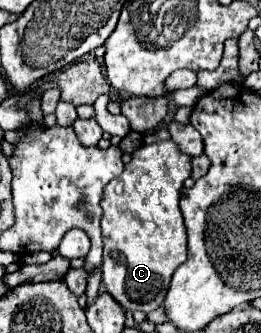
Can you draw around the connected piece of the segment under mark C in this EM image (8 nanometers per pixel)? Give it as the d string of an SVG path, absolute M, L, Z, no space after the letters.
M173 140L155 142L143 146L133 152L131 162L125 164L121 176L111 180L105 186L101 208L103 208L103 282L107 292L125 308L125 310L141 310L149 314L159 308L169 290L169 280L173 272L187 260L187 234L183 216L179 210L179 196L183 182L191 176L191 156L183 154Z

